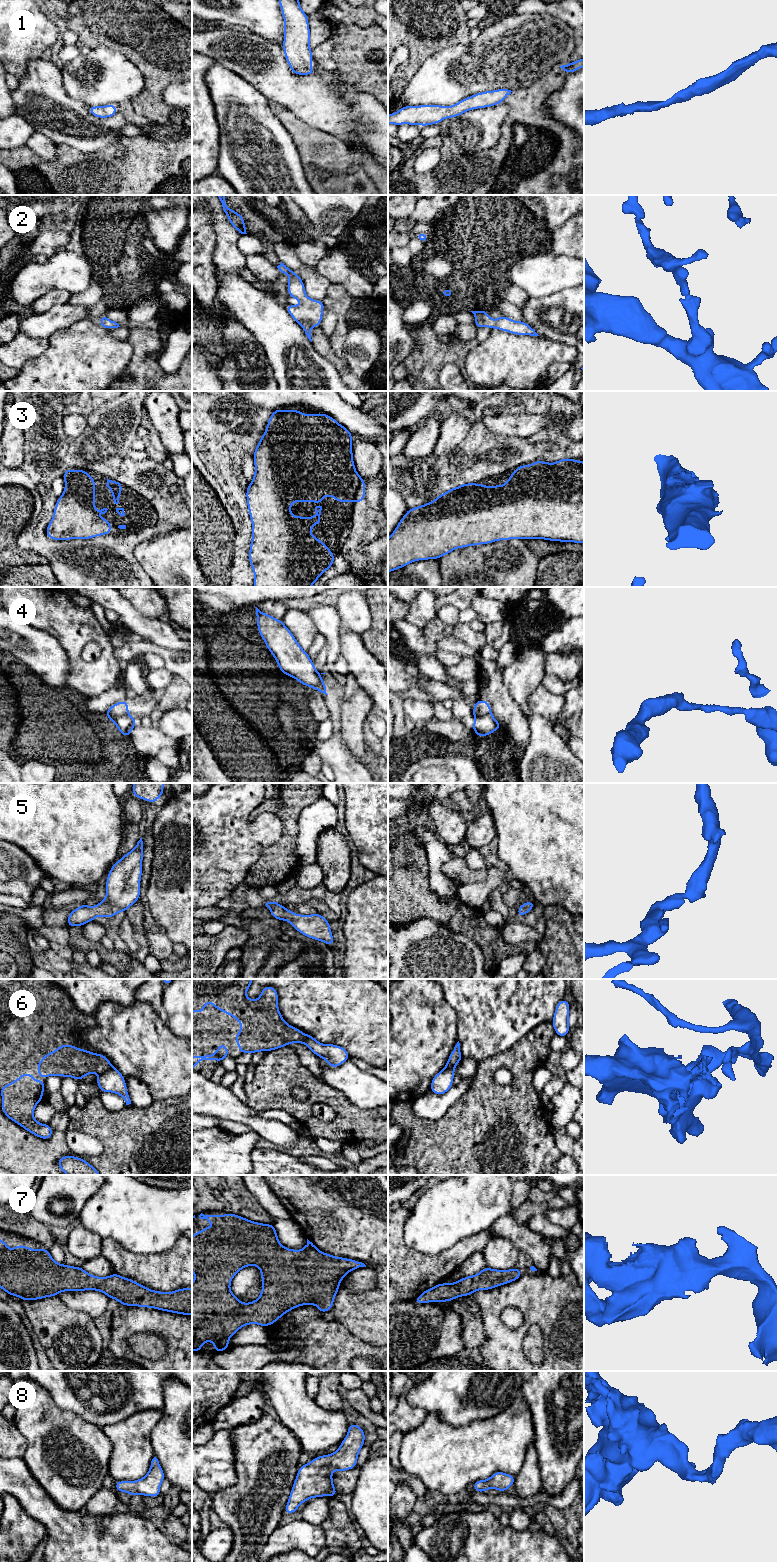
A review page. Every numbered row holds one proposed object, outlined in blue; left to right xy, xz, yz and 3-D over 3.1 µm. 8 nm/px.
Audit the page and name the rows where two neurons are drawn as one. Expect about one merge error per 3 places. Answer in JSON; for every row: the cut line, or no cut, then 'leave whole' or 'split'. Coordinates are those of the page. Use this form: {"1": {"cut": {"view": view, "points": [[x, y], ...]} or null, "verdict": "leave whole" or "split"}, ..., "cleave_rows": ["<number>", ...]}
{"1": {"cut": null, "verdict": "leave whole"}, "2": {"cut": null, "verdict": "leave whole"}, "3": {"cut": null, "verdict": "leave whole"}, "4": {"cut": {"view": "yz", "points": [[490, 712], [474, 716]]}, "verdict": "split"}, "5": {"cut": null, "verdict": "leave whole"}, "6": {"cut": {"view": "xy", "points": [[112, 1067], [100, 1074]]}, "verdict": "split"}, "7": {"cut": null, "verdict": "leave whole"}, "8": {"cut": null, "verdict": "leave whole"}, "cleave_rows": ["4", "6"]}

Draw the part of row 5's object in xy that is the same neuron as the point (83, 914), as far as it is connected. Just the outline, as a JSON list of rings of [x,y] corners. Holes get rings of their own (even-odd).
[[[142,838],[135,847],[112,864],[106,880],[106,898],[97,906],[80,905],[69,913],[68,928],[84,926],[98,916],[111,919],[119,912],[125,912],[140,899],[140,881],[143,861]]]

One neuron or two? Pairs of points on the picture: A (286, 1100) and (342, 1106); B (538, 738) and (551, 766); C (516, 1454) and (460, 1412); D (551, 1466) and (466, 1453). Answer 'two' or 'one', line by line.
A: one
B: one
C: two
D: two

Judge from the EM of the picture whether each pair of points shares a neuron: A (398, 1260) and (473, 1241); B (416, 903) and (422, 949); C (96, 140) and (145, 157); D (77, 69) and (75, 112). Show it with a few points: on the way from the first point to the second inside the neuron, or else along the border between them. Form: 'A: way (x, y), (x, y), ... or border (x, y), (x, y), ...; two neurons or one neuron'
A: way (417, 1262), (442, 1262), (454, 1257); one neuron
B: border (441, 923), (428, 918), (417, 918), (398, 926); two neurons
C: border (120, 136), (115, 144), (105, 146), (90, 153); two neurons
D: border (62, 81), (65, 92), (87, 107); two neurons

